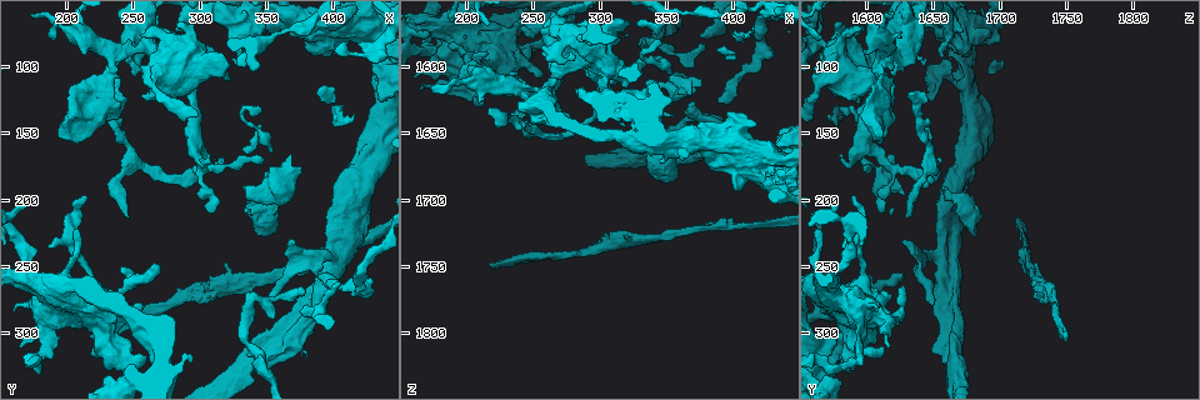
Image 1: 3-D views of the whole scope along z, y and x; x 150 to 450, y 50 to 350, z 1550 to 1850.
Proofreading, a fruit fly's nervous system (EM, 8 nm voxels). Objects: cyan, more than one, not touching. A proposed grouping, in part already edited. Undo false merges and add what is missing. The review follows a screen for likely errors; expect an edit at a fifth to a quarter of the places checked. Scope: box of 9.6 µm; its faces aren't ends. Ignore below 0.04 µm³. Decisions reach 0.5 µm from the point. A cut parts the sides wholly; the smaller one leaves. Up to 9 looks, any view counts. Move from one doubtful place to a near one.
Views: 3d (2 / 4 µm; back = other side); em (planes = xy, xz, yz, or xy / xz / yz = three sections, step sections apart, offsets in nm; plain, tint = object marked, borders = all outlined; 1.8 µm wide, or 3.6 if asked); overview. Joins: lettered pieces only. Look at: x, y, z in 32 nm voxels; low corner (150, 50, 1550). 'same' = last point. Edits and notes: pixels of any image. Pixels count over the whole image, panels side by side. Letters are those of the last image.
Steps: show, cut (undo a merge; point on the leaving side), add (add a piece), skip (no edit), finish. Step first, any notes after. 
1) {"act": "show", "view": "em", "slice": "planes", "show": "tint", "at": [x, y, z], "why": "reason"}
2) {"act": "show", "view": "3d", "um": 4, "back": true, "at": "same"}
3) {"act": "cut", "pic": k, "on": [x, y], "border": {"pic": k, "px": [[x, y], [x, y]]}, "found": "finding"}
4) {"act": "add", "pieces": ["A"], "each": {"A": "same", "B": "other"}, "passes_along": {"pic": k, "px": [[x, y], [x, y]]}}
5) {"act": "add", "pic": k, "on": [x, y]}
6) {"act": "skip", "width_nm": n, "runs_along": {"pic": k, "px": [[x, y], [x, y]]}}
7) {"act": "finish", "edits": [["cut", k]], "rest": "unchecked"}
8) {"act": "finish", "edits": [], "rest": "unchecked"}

{"act": "show", "view": "em", "slice": "xy", "step": 8, "show": "borders", "at": [218, 306, 1750]}

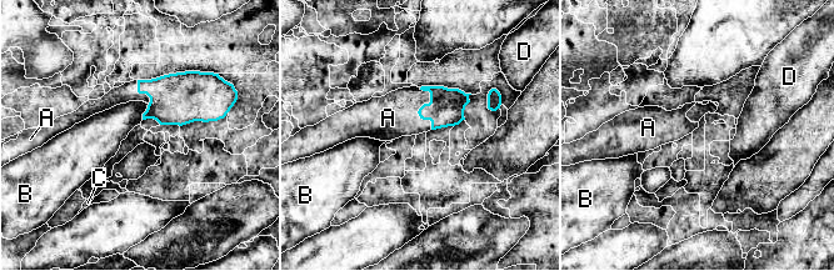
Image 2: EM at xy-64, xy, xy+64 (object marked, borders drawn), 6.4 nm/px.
{"act": "add", "pieces": ["A"], "longest_contact_nm": ["A", 280], "each": {"A": "same", "B": "other", "C": "other", "D": "other"}, "passes_along": {"pic": 2, "px": [[447, 106], [420, 108], [388, 118]]}, "found": "it goes on there"}

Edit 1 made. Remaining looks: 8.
{"act": "show", "view": "em", "slice": "xy", "step": 16, "show": "borders", "at": [390, 256, 1628], "why": "free end"}

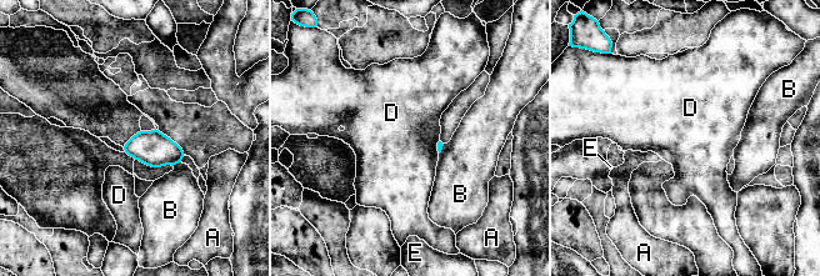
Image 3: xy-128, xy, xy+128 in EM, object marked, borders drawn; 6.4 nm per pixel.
{"act": "show", "view": "em", "slice": "planes", "show": "borders", "at": "same"}

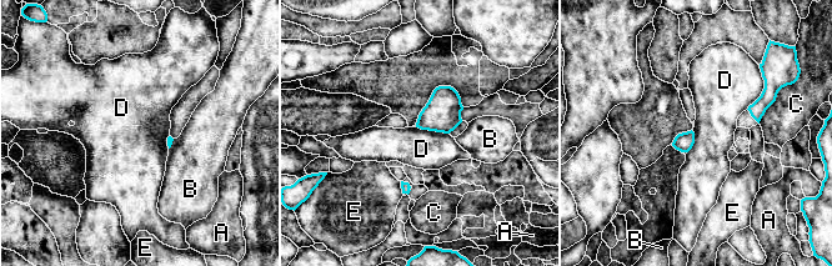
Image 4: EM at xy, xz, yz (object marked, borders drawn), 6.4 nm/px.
{"act": "skip", "each": {"A": "other", "B": "other", "C": "other", "D": "other", "E": "other"}, "border": {"pic": 4, "px": [[762, 74], [763, 90], [746, 109]]}, "found": "none of them fits"}

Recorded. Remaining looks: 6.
{"act": "show", "view": "em", "slice": "planes", "show": "tint", "at": [302, 266, 1736], "why": "calibre changes"}

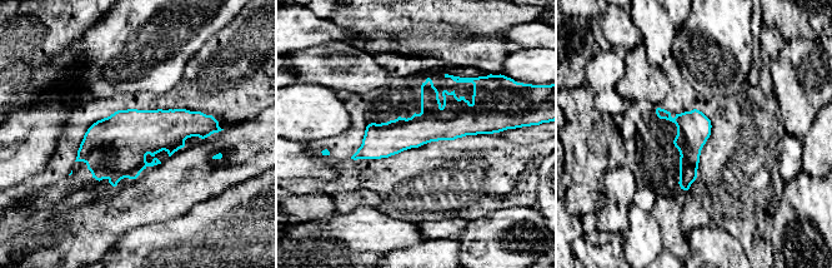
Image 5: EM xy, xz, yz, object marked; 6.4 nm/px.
{"act": "show", "view": "em", "slice": "planes", "show": "borders", "at": "same"}

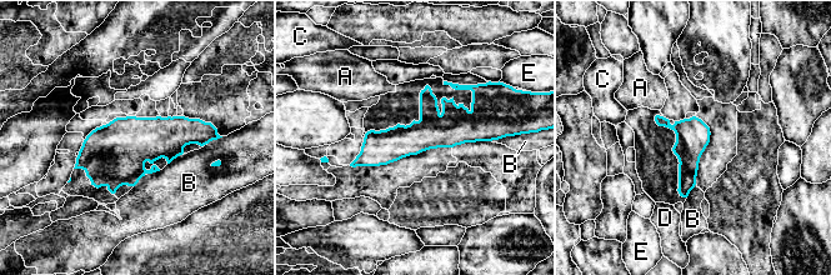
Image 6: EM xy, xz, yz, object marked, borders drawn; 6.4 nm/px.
{"act": "skip", "each": {"A": "other", "B": "other", "C": "other", "D": "other", "E": "other"}, "found": "one neuron here"}

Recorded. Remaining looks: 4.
{"act": "show", "view": "em", "slice": "yz", "step": 4, "show": "borders", "at": [188, 306, 1598], "why": "sudden change in width"}

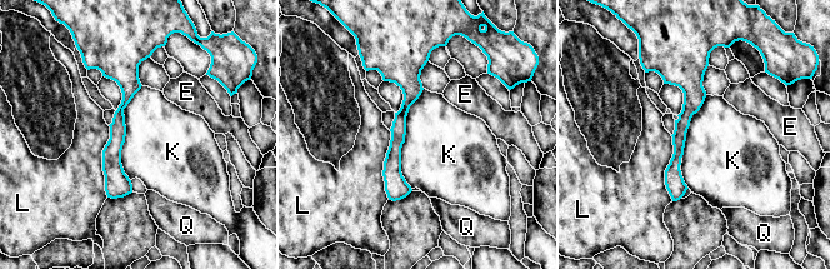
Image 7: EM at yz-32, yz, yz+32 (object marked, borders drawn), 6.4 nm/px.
{"act": "show", "view": "em", "slice": "planes", "show": "borders", "at": "same"}

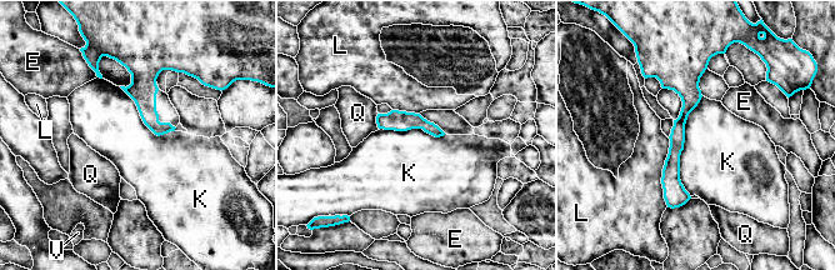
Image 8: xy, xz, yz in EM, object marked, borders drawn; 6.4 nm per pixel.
{"act": "skip", "each": {"E": "other", "K": "other", "L": "other", "Q": "other", "V": "other"}, "runs_along": {"pic": 8, "px": [[703, 65], [689, 79], [670, 204]]}, "found": "continuous, no second neuron"}

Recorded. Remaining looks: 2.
{"act": "finish", "edits": [["add", 2]], "rest": "unchecked"}

